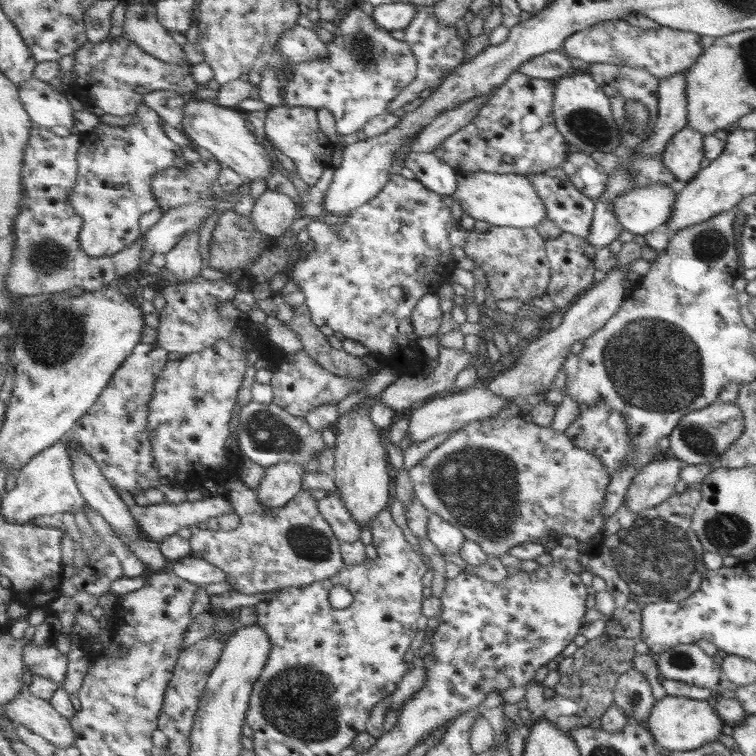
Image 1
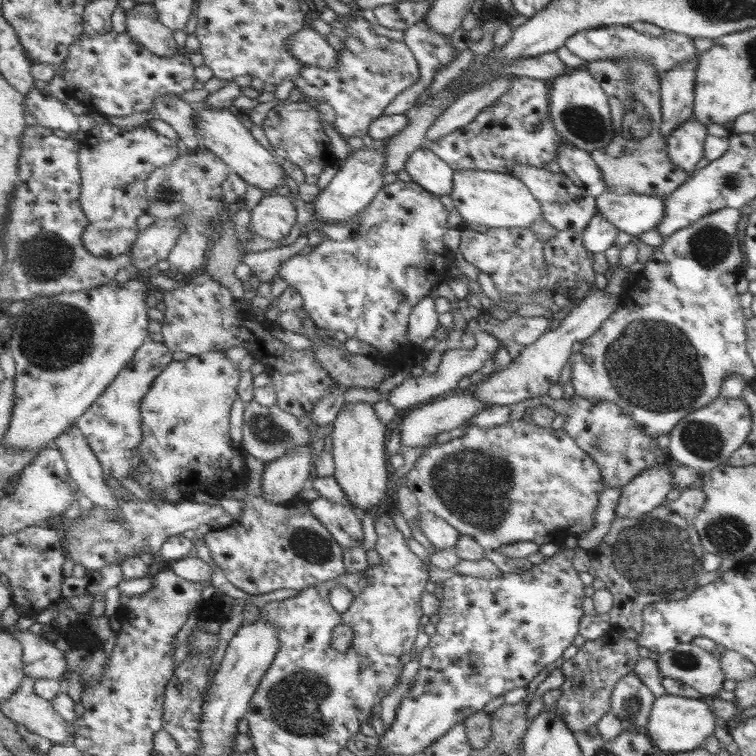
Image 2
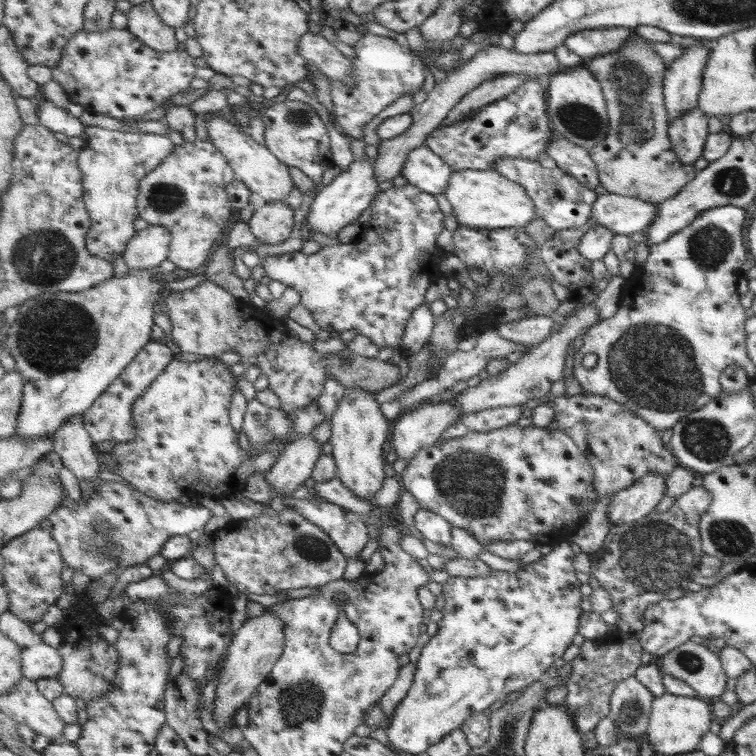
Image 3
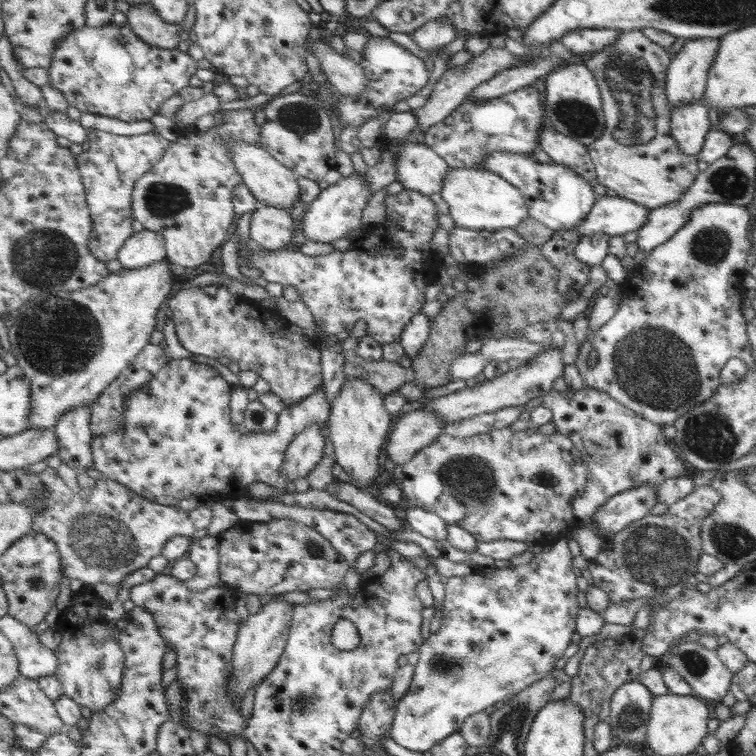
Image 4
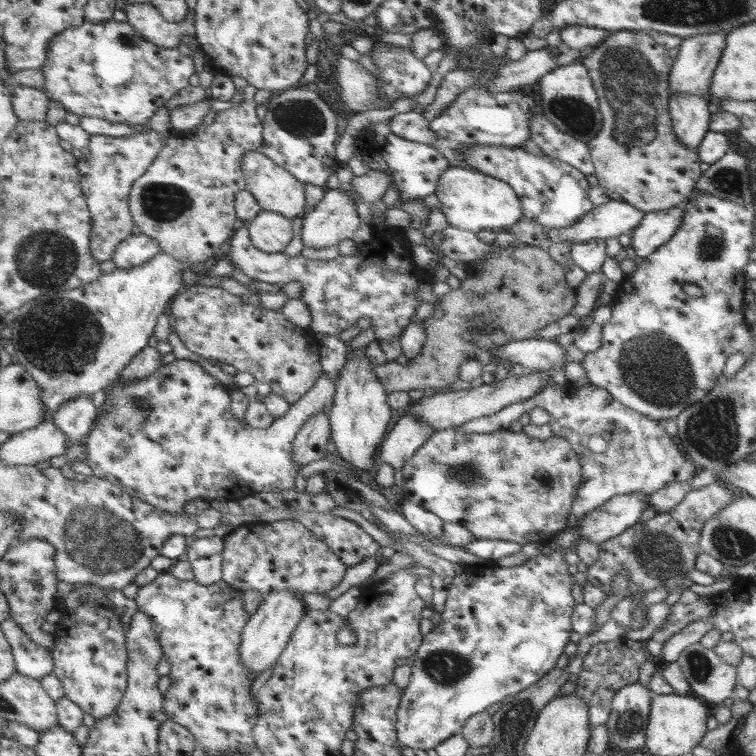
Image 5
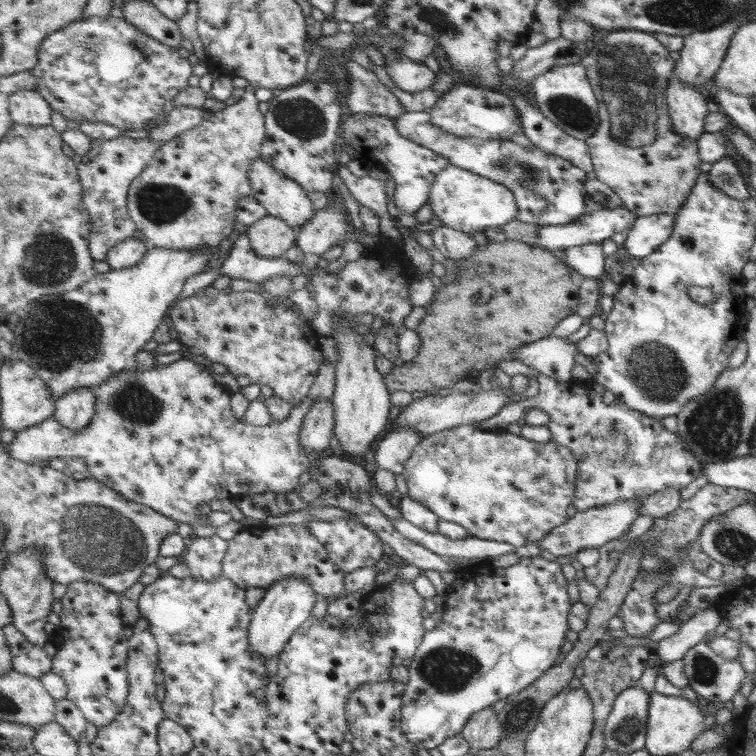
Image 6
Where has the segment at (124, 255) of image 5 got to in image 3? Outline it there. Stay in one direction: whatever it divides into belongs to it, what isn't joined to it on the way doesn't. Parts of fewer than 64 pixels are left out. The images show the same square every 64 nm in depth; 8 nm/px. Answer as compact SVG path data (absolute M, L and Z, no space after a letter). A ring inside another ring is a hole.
M149 224L147 230L141 230L133 240L123 256L129 270L149 270L159 266L161 262L169 260L171 254L173 232L169 226L163 224Z

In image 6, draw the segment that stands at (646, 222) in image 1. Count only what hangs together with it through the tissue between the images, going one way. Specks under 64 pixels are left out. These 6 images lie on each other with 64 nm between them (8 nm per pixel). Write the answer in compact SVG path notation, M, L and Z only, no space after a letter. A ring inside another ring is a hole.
M621 206L615 208L599 208L591 214L583 214L571 224L565 226L541 226L539 228L539 240L543 242L547 252L559 250L559 248L571 248L571 246L587 246L587 244L601 244L605 238L611 238L613 234L621 234L623 230L631 228L631 224L639 216Z

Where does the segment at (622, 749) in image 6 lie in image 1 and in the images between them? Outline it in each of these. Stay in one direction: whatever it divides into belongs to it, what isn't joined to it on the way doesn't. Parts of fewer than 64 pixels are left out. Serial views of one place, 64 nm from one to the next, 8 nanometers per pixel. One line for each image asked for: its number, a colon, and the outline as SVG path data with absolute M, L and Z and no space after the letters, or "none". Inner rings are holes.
1: M629 668L625 674L617 678L617 686L613 690L613 702L629 718L637 722L647 722L651 708L657 700L653 698L647 676L635 668Z
2: M635 672L625 674L611 692L611 712L623 722L623 730L643 730L649 722L653 702L655 696Z
3: M633 676L621 680L611 694L609 718L615 722L619 736L643 736L649 724L653 694Z
4: M629 680L623 682L611 696L611 710L609 710L609 718L605 720L611 726L611 734L613 740L619 744L631 742L631 744L643 744L645 742L645 734L647 734L647 724L649 724L649 712L651 712L651 698L653 694L637 680Z
5: M639 682L623 686L611 700L609 728L611 750L631 750L645 746L645 730L651 710L651 690Z

